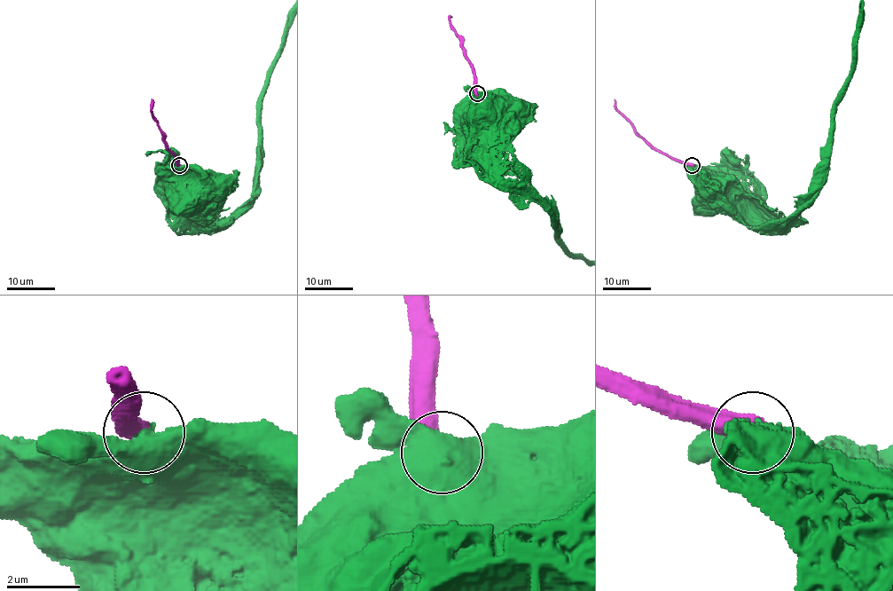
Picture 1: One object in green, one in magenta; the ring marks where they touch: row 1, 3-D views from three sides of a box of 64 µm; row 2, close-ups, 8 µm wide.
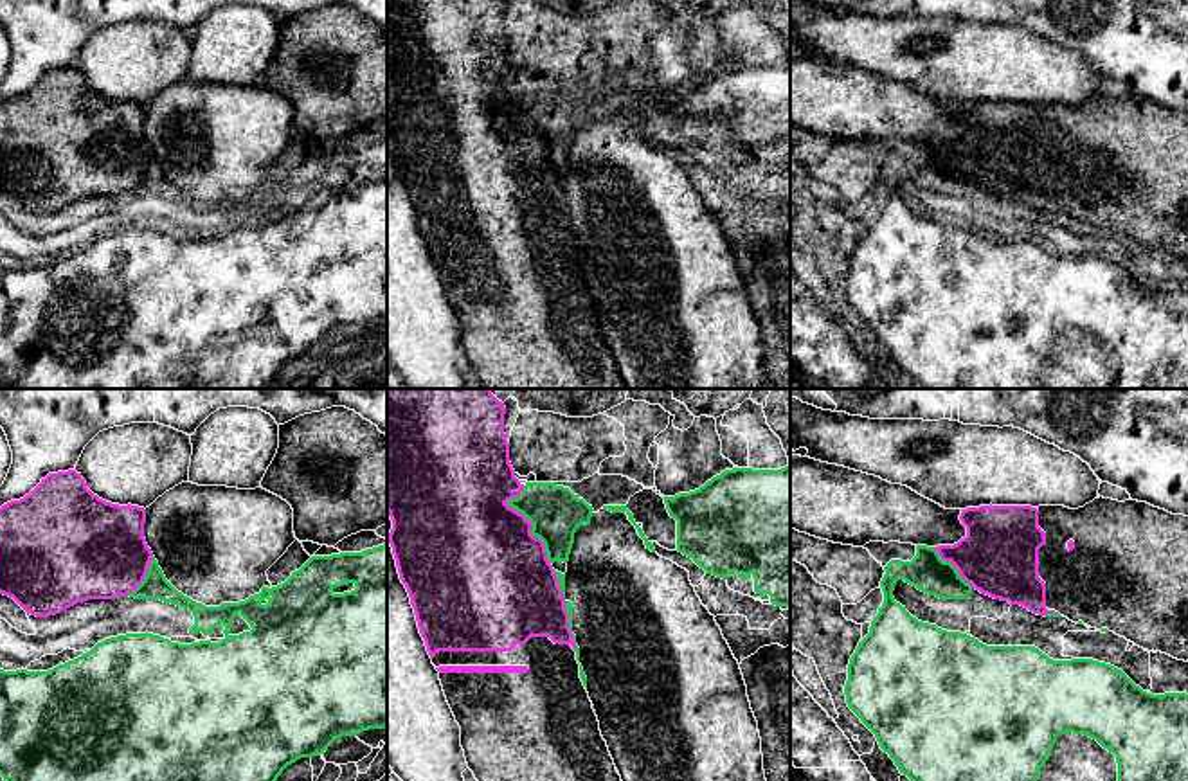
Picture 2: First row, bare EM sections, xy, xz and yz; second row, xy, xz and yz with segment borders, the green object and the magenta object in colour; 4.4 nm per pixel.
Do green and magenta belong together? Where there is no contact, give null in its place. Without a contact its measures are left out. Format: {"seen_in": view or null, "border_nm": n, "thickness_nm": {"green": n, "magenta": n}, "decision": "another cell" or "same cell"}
{"seen_in": "xz", "border_nm": 380, "thickness_nm": {"green": 240, "magenta": 460}, "decision": "another cell"}

